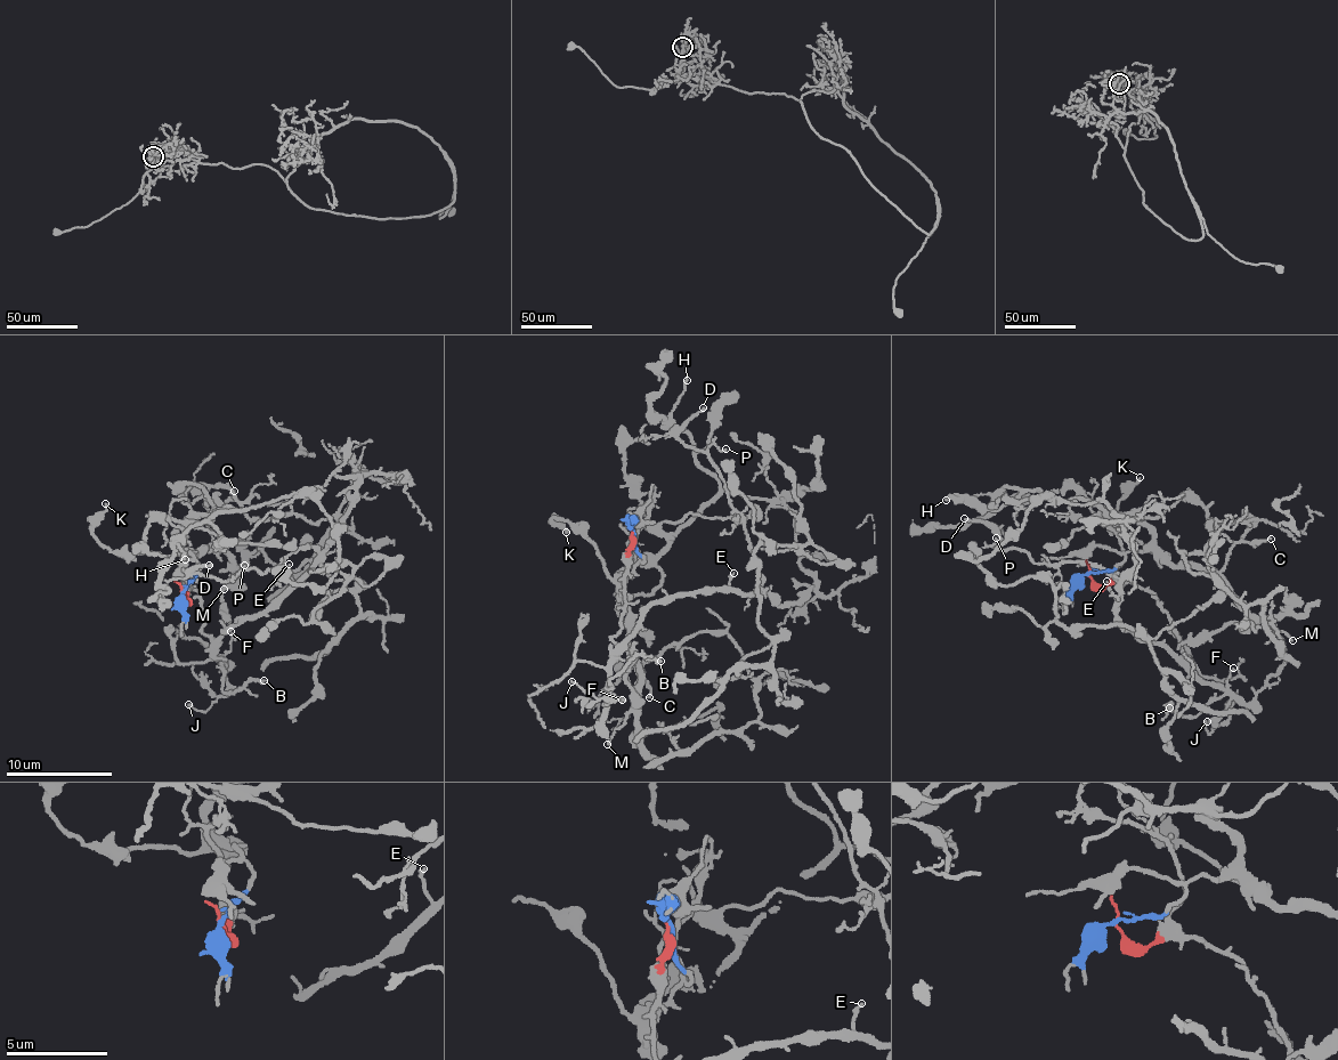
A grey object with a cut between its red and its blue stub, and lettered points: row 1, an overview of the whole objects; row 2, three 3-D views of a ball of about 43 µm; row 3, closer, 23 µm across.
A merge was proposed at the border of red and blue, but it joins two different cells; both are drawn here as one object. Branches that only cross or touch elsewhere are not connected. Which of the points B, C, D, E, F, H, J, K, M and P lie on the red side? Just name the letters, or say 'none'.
B, D, E, F, J, P

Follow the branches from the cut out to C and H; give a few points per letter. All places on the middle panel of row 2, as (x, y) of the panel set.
C: (633, 531), (637, 550), (645, 559), (626, 582), (624, 598), (632, 662), (641, 682), (650, 688), (648, 698)
H: (633, 531), (645, 559), (621, 576), (655, 556), (719, 491), (698, 463), (695, 443), (671, 418), (688, 379)

